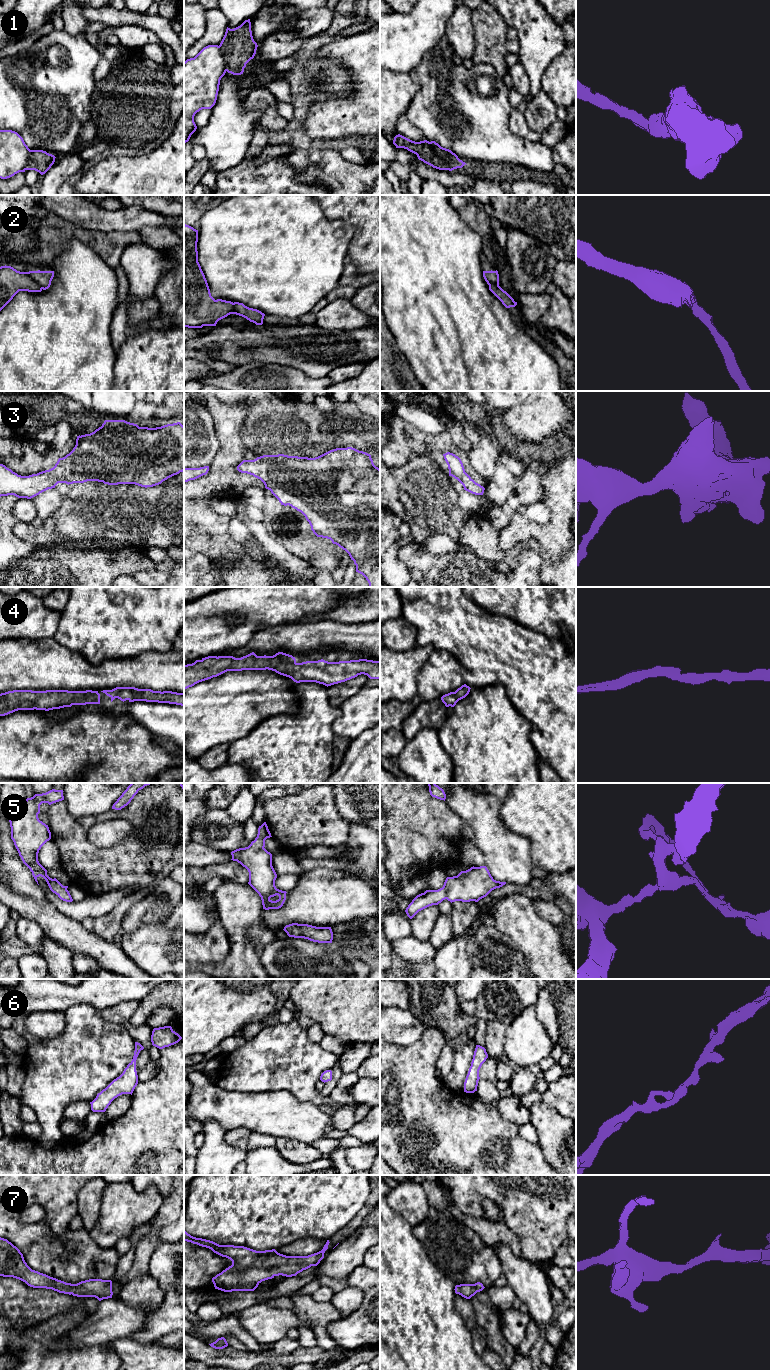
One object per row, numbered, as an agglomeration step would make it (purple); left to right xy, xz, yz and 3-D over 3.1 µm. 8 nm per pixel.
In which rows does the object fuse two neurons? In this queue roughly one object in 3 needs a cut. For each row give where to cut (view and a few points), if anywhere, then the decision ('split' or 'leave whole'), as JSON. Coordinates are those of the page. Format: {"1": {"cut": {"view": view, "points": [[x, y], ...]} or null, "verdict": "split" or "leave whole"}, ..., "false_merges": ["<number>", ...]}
{"1": {"cut": {"view": "yz", "points": [[429, 142], [430, 146], [454, 168]]}, "verdict": "split"}, "2": {"cut": {"view": "xy", "points": [[26, 272], [42, 288]]}, "verdict": "split"}, "3": {"cut": null, "verdict": "leave whole"}, "4": {"cut": null, "verdict": "leave whole"}, "5": {"cut": null, "verdict": "leave whole"}, "6": {"cut": null, "verdict": "leave whole"}, "7": {"cut": null, "verdict": "leave whole"}, "false_merges": ["1", "2"]}

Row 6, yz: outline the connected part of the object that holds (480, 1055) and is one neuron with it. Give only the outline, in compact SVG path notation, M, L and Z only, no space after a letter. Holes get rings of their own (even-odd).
M476 1045L471 1066L464 1082L464 1092L474 1093L477 1091L478 1081L480 1079L479 1070L487 1058L486 1049L480 1045Z

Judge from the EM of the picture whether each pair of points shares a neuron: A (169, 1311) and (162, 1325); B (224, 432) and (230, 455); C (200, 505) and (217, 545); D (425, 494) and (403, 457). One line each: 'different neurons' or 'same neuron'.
A: same neuron
B: same neuron
C: same neuron
D: different neurons

